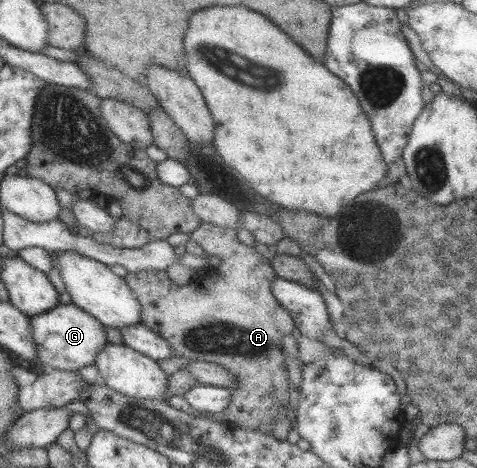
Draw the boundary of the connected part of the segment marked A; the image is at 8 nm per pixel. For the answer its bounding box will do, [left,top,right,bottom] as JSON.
[123,221,295,434]

